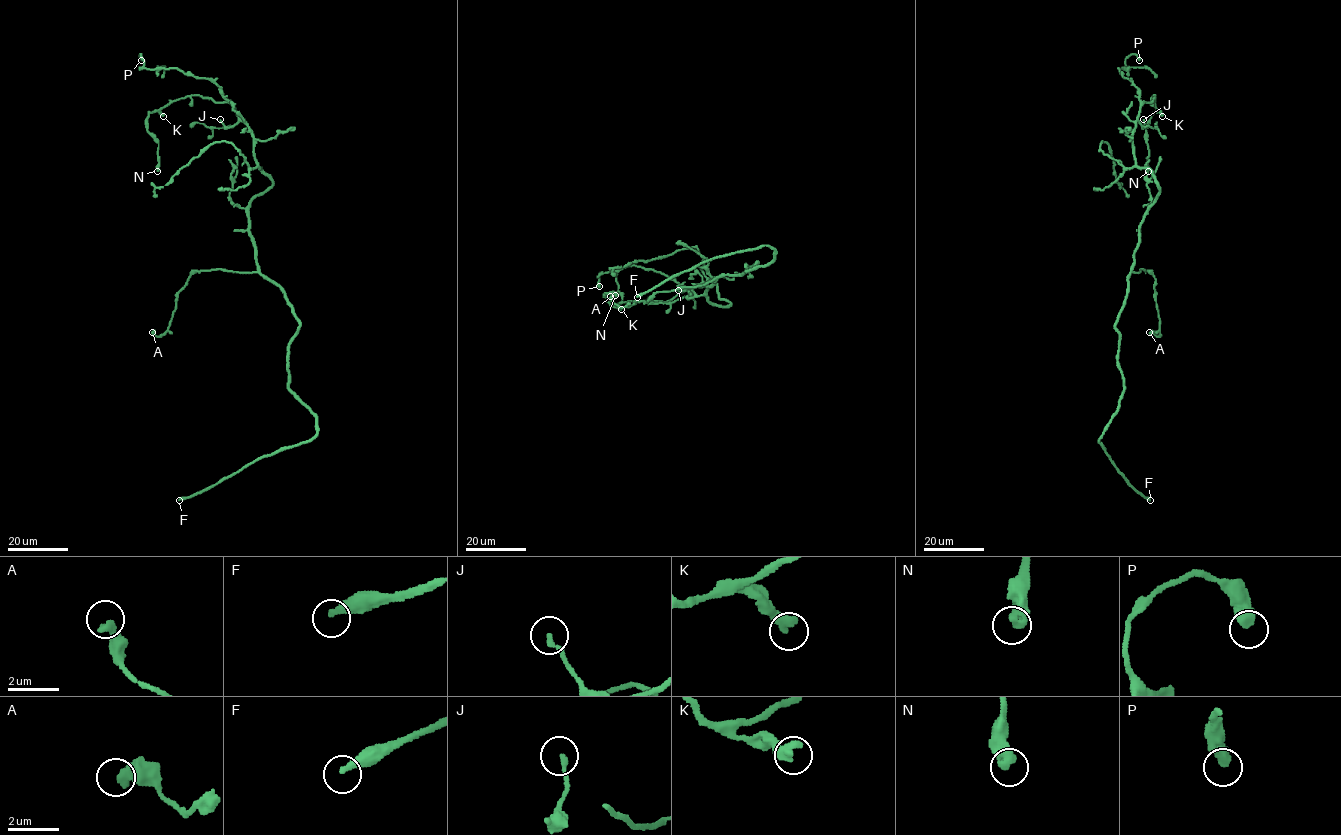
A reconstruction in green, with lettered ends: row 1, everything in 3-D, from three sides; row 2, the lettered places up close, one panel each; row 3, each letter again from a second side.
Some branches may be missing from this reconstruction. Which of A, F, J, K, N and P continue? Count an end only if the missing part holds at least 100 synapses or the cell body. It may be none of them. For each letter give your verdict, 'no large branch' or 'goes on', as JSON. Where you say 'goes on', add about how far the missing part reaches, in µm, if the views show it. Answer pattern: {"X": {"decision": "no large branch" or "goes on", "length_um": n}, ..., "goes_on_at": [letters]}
{"A": {"decision": "no large branch"}, "F": {"decision": "goes on", "length_um": 200}, "J": {"decision": "no large branch"}, "K": {"decision": "no large branch"}, "N": {"decision": "no large branch"}, "P": {"decision": "no large branch"}, "goes_on_at": ["F"]}

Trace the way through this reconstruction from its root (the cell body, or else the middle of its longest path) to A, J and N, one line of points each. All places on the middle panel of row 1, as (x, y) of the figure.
A: (717, 278), (693, 287), (656, 292), (645, 303), (636, 301), (629, 307), (619, 307), (610, 296)
J: (717, 278), (707, 286), (706, 298), (713, 305), (728, 306), (711, 280), (678, 290)
N: (717, 278), (706, 298), (728, 306), (711, 280), (666, 301), (611, 305), (605, 292), (615, 295)

